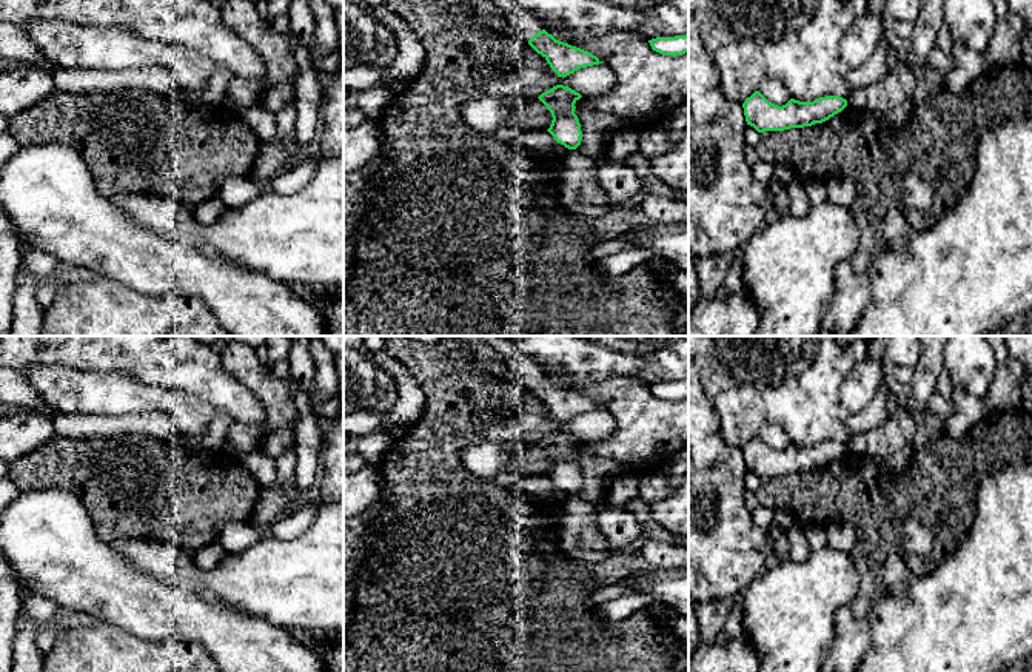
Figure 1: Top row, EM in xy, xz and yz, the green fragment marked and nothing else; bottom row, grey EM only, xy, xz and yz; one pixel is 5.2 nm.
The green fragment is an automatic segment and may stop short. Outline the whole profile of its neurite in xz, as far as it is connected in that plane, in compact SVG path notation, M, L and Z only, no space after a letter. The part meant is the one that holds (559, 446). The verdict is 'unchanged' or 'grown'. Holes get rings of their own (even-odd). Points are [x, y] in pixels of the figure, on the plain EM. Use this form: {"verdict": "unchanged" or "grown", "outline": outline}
{"verdict": "unchanged", "outline": "M556 430L538 442L553 462L547 476L568 495L576 495L582 486L581 469L575 459L575 449L581 442L579 438L564 430Z"}

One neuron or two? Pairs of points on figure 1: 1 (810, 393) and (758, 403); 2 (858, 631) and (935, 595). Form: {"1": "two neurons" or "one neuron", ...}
{"1": "one neuron", "2": "two neurons"}

